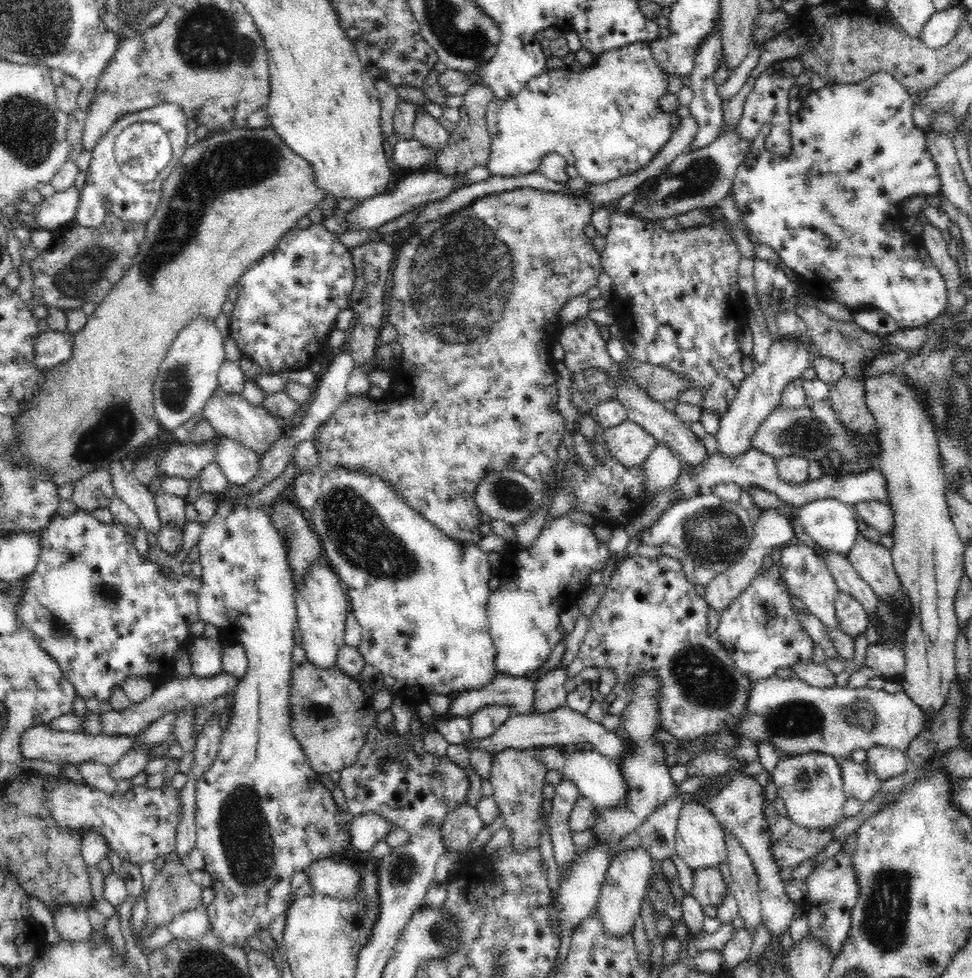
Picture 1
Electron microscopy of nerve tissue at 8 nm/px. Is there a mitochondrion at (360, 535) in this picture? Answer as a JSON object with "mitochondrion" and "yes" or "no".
{"mitochondrion":"yes"}

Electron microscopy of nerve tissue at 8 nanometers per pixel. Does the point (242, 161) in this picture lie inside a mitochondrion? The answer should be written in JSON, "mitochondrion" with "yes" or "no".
{"mitochondrion":"yes"}

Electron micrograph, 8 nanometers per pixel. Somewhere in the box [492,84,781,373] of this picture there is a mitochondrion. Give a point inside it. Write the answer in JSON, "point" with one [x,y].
{"point":[692,180]}

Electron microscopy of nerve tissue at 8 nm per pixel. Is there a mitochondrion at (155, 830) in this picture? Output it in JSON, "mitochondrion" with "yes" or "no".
{"mitochondrion":"no"}

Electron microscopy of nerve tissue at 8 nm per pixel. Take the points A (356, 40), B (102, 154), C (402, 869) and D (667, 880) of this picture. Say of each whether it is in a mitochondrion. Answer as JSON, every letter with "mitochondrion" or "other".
{"A":"other","B":"other","C":"mitochondrion","D":"other"}

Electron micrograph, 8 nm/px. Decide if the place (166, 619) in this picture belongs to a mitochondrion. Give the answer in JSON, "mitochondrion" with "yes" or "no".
{"mitochondrion":"no"}

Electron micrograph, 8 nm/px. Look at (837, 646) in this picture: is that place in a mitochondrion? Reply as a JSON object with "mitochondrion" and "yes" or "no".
{"mitochondrion":"no"}

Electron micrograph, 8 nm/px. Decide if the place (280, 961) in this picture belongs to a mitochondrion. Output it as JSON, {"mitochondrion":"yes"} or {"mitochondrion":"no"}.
{"mitochondrion":"no"}

